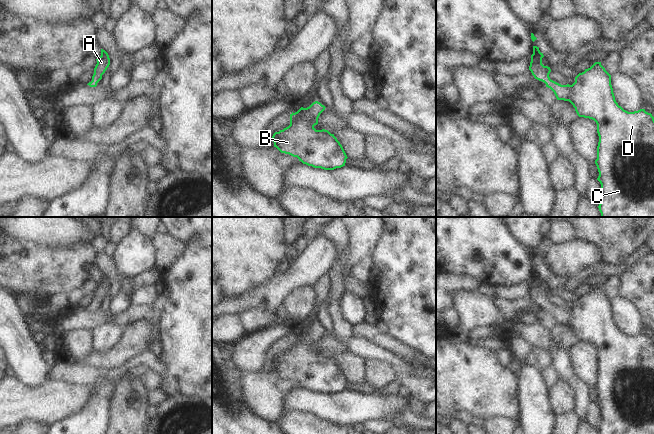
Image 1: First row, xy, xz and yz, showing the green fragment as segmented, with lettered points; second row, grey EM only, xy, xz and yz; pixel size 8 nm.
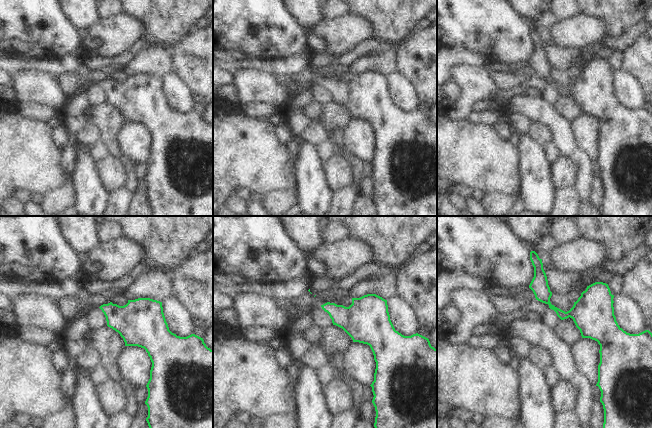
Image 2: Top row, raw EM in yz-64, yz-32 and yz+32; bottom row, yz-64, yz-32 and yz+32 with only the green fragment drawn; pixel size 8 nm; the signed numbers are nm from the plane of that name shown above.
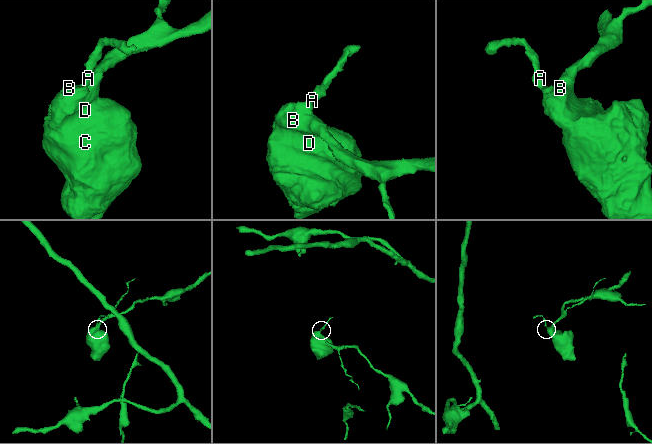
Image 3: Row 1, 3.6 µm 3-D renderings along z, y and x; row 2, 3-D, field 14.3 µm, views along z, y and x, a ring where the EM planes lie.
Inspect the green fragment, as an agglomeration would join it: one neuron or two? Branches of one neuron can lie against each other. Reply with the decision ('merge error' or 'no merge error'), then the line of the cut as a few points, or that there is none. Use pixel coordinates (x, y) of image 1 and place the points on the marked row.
no merge error; cut none

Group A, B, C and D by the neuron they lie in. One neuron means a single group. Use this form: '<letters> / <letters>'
A B C D

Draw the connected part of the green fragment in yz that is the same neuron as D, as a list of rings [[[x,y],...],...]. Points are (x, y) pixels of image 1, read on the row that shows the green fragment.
[[[533,46],[529,70],[535,79],[542,81],[550,88],[557,100],[569,101],[579,117],[589,118],[596,122],[599,142],[597,146],[597,166],[601,184],[601,202],[598,206],[601,217],[654,217],[654,117],[640,109],[634,112],[624,110],[615,100],[611,85],[611,75],[595,62],[590,68],[579,73],[572,85],[561,85],[550,79],[550,67],[542,64],[543,53]]]

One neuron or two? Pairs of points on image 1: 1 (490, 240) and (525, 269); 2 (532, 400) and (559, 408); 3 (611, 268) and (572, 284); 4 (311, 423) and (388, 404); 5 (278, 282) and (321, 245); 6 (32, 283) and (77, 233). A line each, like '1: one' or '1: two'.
1: one
2: two
3: one
4: two
5: one
6: two

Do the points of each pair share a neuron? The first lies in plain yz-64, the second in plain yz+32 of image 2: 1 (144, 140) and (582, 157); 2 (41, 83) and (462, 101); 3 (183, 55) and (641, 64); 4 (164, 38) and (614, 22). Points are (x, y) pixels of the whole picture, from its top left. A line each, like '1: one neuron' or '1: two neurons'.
1: two neurons
2: one neuron
3: one neuron
4: one neuron

